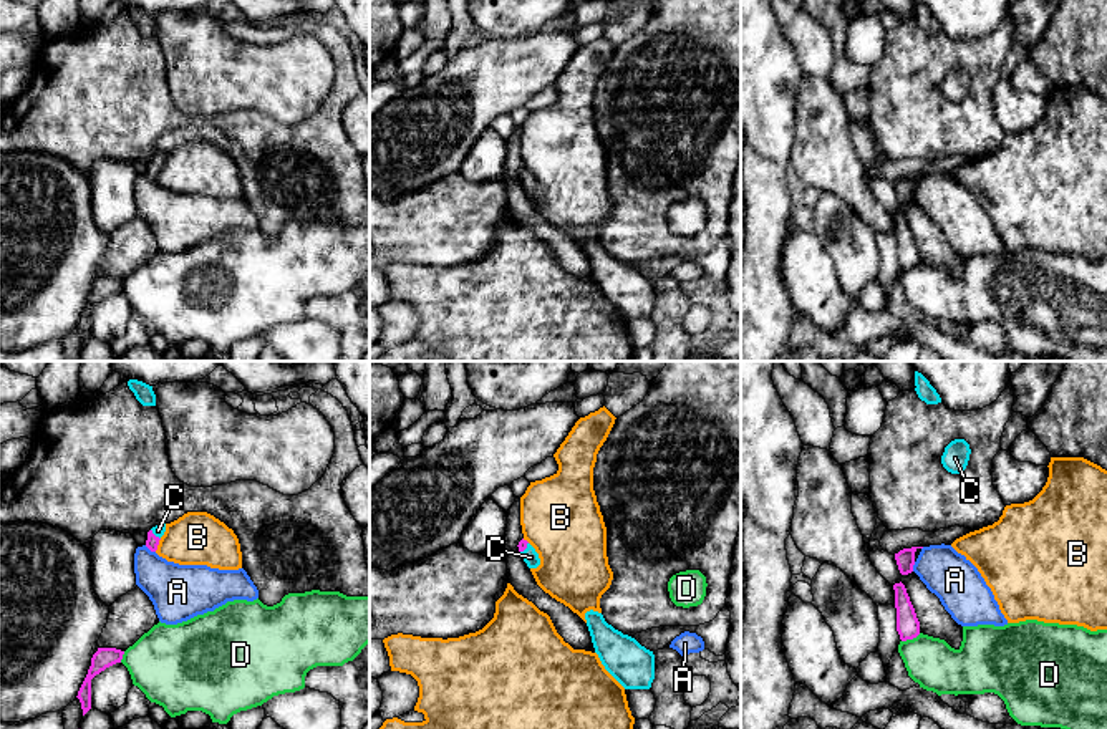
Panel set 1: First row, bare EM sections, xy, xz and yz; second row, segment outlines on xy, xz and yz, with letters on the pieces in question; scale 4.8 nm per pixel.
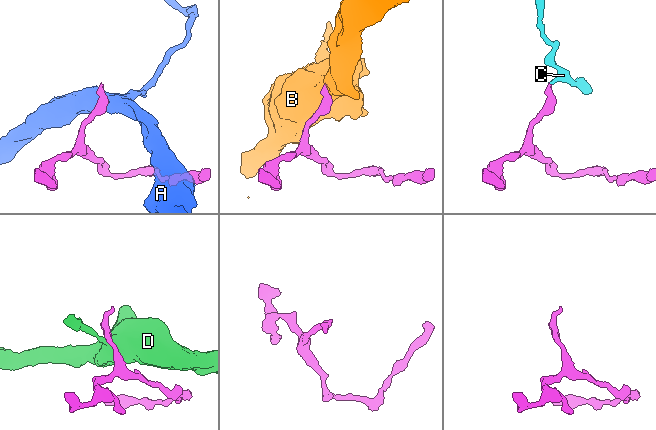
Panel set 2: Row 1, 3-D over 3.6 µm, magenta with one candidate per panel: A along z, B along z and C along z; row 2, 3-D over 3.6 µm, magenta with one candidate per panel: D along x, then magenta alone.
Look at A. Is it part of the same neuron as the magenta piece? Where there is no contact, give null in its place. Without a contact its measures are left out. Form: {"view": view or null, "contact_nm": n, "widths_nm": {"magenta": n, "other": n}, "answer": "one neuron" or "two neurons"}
{"view": "xy", "contact_nm": 70, "widths_nm": {"magenta": 60, "other": 280}, "answer": "two neurons"}

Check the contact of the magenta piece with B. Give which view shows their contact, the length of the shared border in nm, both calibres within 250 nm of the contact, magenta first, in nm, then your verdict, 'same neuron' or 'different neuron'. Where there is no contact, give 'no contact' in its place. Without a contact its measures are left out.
meets magenta in xy; contact 70 nm long; 60 nm thick on the magenta side, 260 nm on the other; different neuron

